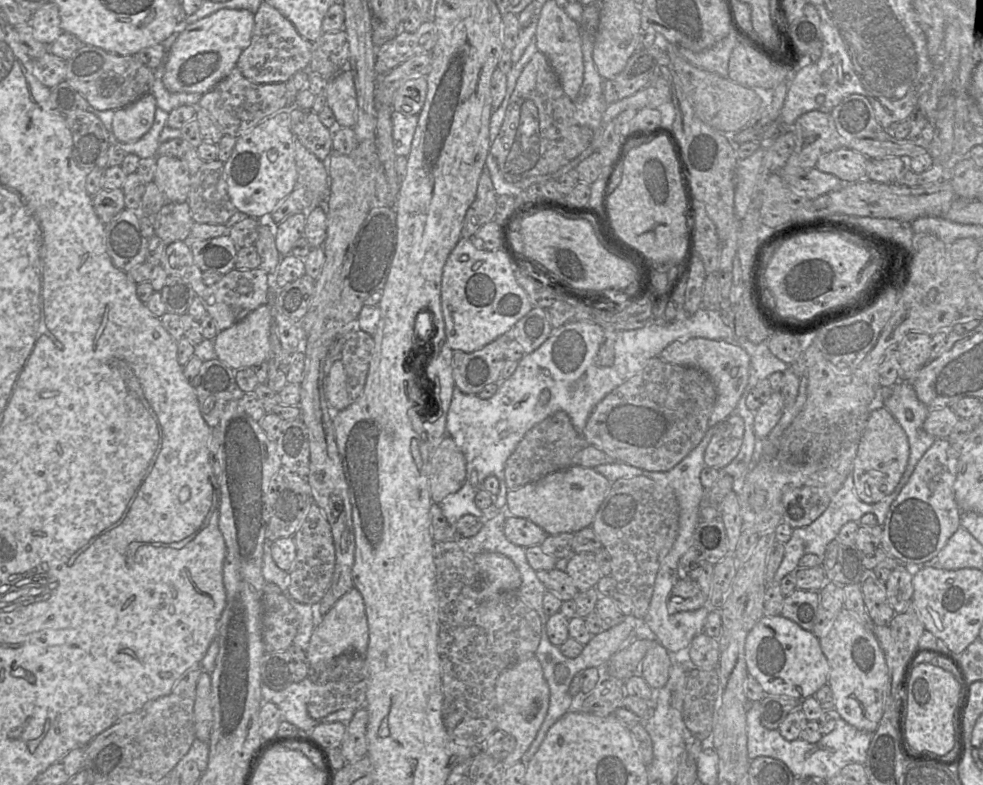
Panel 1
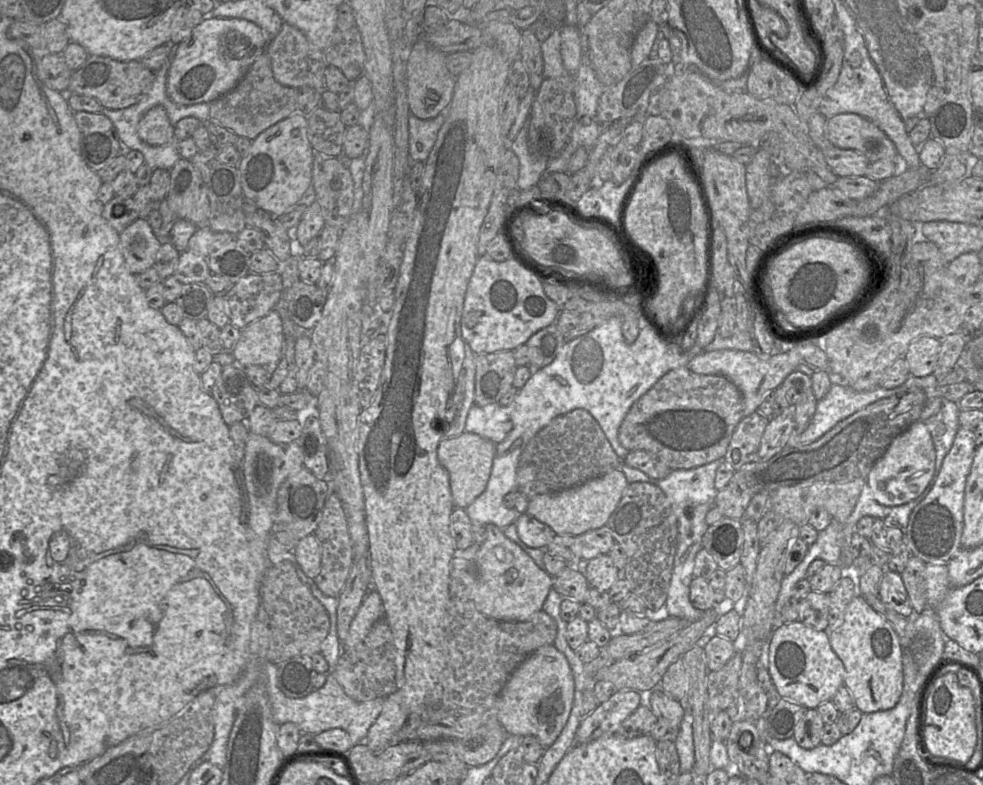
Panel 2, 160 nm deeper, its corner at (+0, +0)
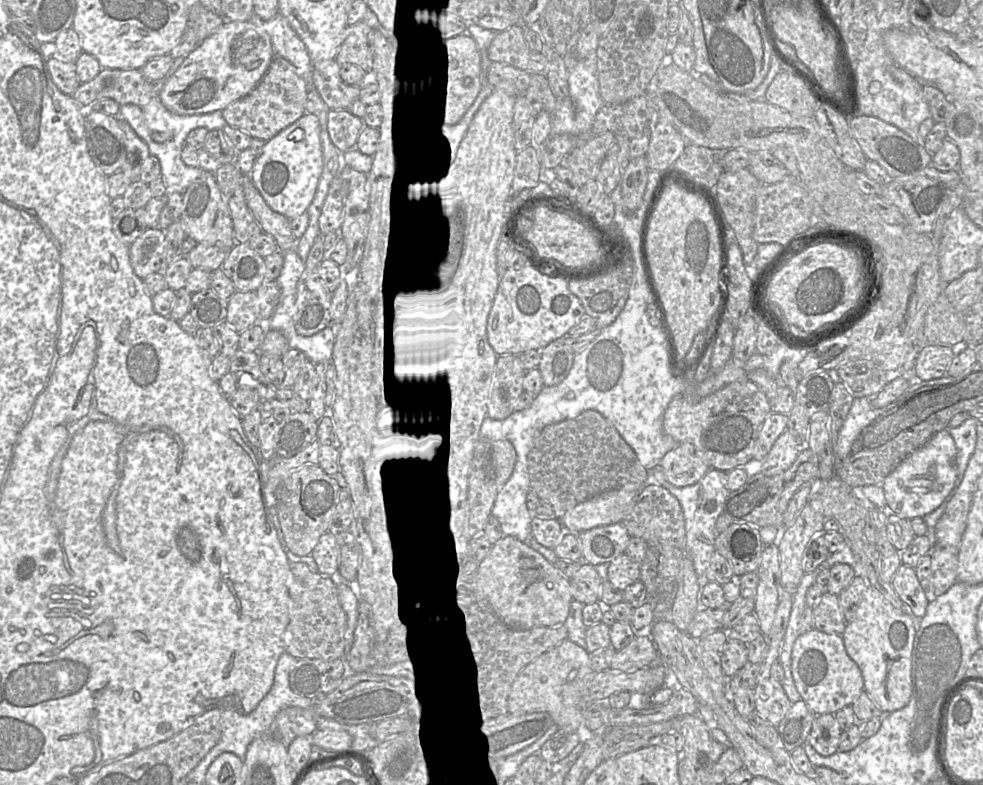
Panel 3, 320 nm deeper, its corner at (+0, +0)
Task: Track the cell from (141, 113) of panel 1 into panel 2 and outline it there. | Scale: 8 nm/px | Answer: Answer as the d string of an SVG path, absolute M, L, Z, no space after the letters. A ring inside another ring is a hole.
M154 106L143 115L137 127L137 134L143 142L152 146L177 143L174 127L162 106Z

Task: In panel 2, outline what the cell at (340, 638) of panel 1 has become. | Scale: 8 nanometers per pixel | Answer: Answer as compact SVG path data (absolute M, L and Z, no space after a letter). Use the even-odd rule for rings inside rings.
M369 590L355 615L341 647L354 647L370 632L372 626L384 615L383 601L376 590Z

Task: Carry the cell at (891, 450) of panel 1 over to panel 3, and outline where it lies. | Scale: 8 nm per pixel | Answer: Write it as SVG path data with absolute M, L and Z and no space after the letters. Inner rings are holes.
M948 429L937 432L926 444L907 456L884 480L882 488L889 510L913 519L935 511L957 487L957 447Z

